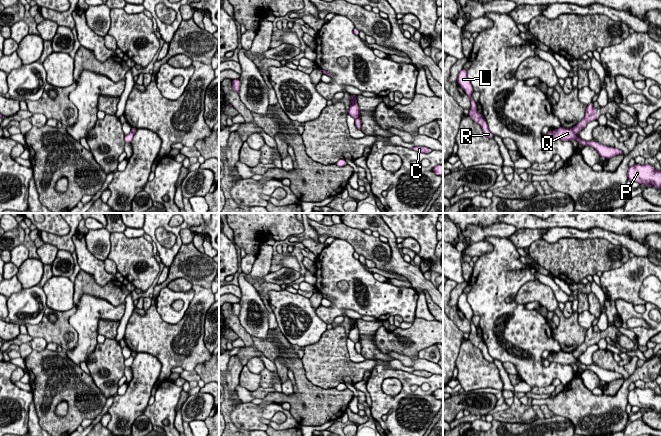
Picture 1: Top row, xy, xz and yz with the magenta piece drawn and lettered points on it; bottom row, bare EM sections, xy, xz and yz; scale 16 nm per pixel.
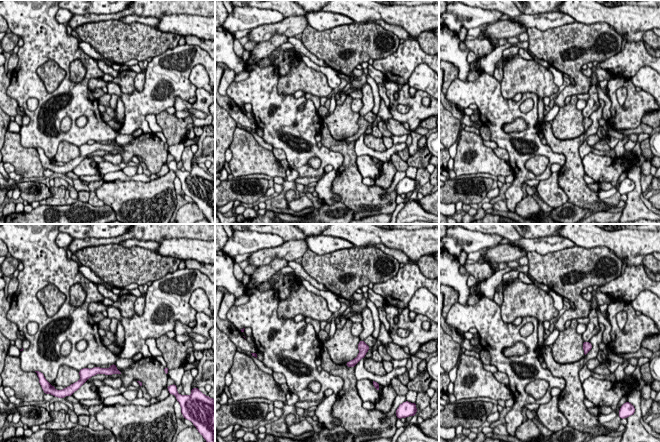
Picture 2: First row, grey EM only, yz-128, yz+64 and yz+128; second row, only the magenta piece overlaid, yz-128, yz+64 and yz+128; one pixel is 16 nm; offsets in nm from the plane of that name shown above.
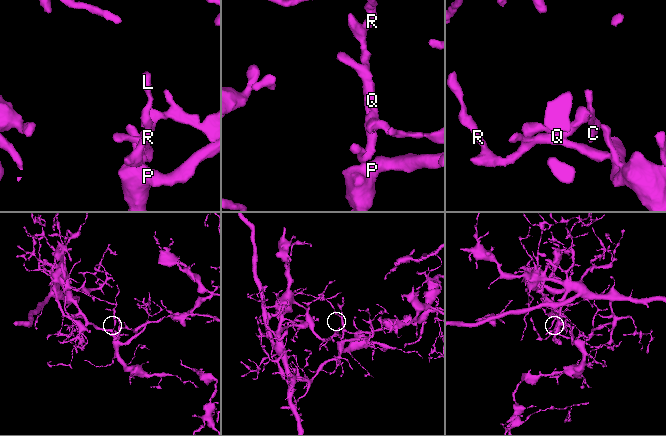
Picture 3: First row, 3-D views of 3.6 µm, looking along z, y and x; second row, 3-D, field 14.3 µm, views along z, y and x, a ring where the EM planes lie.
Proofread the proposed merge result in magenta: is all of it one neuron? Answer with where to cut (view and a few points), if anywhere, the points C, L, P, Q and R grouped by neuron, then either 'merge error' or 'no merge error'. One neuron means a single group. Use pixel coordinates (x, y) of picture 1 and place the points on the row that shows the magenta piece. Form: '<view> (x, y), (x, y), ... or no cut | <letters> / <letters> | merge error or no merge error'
yz (572, 128), (576, 135) | C / L P Q R | merge error

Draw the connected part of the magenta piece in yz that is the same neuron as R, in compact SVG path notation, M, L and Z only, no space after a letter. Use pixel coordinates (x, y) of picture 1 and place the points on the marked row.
M462 69L459 72L457 82L460 85L460 87L465 91L465 93L470 97L471 101L471 108L469 110L469 117L479 124L483 130L483 133L488 137L488 138L493 138L493 134L489 131L488 125L483 117L483 114L480 114L477 112L477 103L474 101L472 94L473 94L473 88L472 85L467 78L467 71L465 69Z

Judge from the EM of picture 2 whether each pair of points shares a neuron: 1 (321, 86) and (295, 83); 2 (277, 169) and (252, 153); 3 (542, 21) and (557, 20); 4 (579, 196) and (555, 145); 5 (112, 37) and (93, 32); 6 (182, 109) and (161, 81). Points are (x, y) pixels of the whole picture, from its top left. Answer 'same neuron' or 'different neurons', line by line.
1: same neuron
2: same neuron
3: same neuron
4: same neuron
5: same neuron
6: different neurons

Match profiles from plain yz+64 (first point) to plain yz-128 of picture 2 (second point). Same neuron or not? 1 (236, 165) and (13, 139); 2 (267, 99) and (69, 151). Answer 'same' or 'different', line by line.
1: same
2: different

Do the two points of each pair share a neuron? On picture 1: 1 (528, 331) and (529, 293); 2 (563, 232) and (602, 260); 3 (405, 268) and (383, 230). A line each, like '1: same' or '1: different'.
1: different
2: different
3: same

